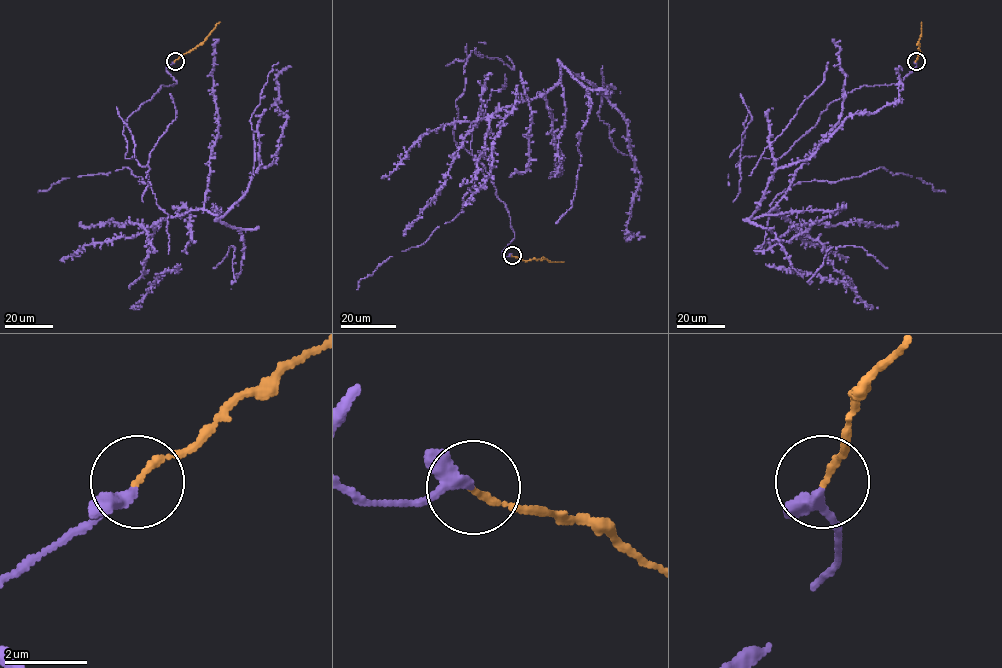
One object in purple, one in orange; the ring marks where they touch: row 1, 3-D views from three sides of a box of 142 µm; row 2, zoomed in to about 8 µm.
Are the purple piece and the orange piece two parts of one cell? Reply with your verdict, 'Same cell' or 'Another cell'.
Same cell

